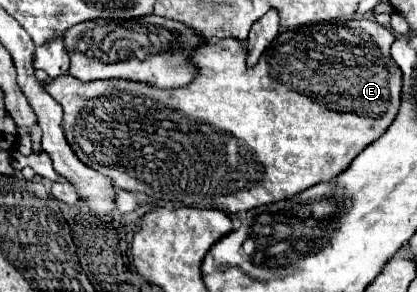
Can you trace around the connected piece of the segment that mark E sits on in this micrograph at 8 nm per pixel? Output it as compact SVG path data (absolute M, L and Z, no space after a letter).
M339 20L339 22L321 22L311 26L301 26L295 30L281 32L269 48L261 54L257 66L247 68L245 66L245 46L233 38L201 44L191 52L191 62L197 66L195 78L181 88L169 88L159 90L145 82L131 82L131 80L93 80L93 82L81 82L69 74L63 74L47 84L47 92L63 106L63 132L73 148L75 156L89 168L105 174L111 178L121 190L127 192L141 192L155 200L165 200L171 204L181 206L195 206L195 208L207 208L207 206L219 206L223 210L229 210L231 214L241 210L251 210L263 204L271 204L277 200L291 198L313 184L333 180L343 172L349 162L373 140L377 140L389 124L395 120L395 114L399 110L401 100L401 70L395 66L393 58L389 56L389 48L393 44L393 34L373 22L373 20Z

